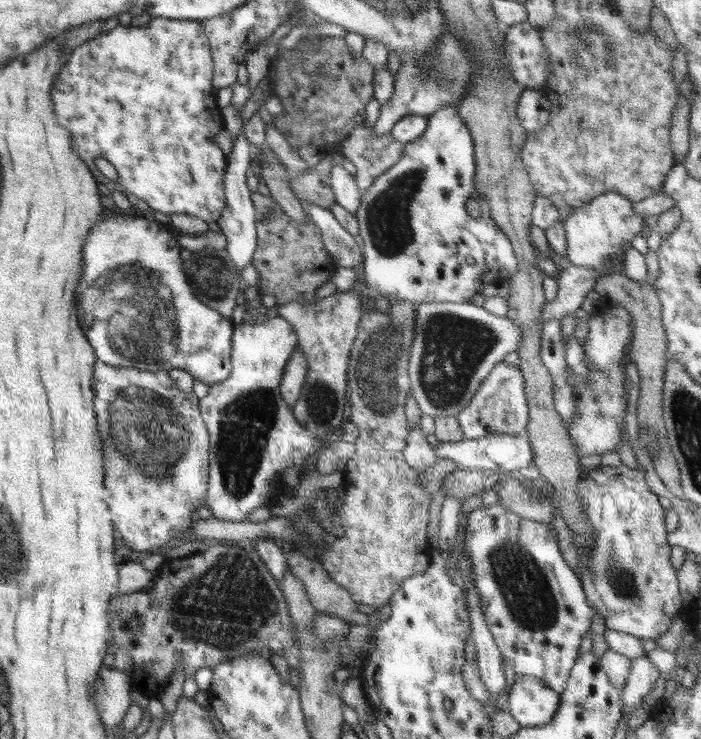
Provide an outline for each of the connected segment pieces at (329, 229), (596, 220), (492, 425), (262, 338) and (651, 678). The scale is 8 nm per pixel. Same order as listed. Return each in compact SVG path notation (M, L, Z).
M304 203L303 206L321 231L322 245L337 267L361 271L365 261L364 250L358 247L353 235L338 223L330 208L312 203Z
M618 193L601 194L599 197L592 199L589 203L574 209L564 224L567 239L565 263L592 270L609 270L609 266L611 266L609 262L611 262L613 258L617 258L619 252L626 252L626 250L631 247L631 240L638 234L645 234L647 230L644 216L634 214L634 212L632 212L632 202Z
M502 361L500 362L489 374L487 378L484 378L484 381L480 384L480 387L478 387L478 390L476 391L476 394L470 399L470 402L468 403L467 407L464 407L460 413L458 413L457 419L460 423L460 428L462 429L462 433L464 433L464 438L466 439L479 439L491 434L496 433L506 433L506 434L522 434L524 432L527 432L525 428L527 427L528 421L529 421L529 410L528 403L526 400L526 389L525 389L525 381L523 380L523 373L521 372L521 369L519 366L510 366L510 364L507 364L506 362Z
M279 315L273 319L267 319L263 323L246 321L240 325L236 325L233 328L233 337L231 344L231 372L228 379L216 385L210 385L208 394L199 399L199 409L204 424L207 426L209 432L209 472L208 472L208 492L206 492L206 502L204 505L208 506L208 509L214 514L216 520L228 520L234 522L247 521L248 514L251 514L258 508L265 508L270 505L274 505L280 494L288 493L290 490L283 483L284 473L286 469L291 466L299 468L301 478L310 470L315 470L317 455L324 450L324 448L330 445L331 441L340 438L340 433L324 434L324 436L316 436L312 432L308 432L296 418L294 418L293 406L286 404L284 398L282 398L279 386L282 383L285 367L288 365L288 360L294 352L294 348L298 345L298 331L293 330L292 323L288 322L283 315Z
M646 654L632 659L631 672L620 694L624 711L629 712L638 707L642 699L652 692L655 683L662 676L663 674L646 657Z

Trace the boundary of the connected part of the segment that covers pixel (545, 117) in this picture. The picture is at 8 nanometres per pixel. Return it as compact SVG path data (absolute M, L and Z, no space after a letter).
M524 89L516 106L520 126L528 132L538 132L550 119L551 105L541 89Z

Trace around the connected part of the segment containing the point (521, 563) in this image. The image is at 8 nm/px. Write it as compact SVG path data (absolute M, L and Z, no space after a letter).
M488 505L467 516L465 548L472 561L472 577L480 607L492 638L517 674L541 678L554 692L564 692L572 665L580 653L580 642L590 630L593 609L584 594L580 578L562 558L556 531L550 523L519 518L504 505Z

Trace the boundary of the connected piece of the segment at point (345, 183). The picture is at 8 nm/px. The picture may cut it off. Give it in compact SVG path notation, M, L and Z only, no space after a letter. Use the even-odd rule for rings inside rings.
M337 161L332 167L330 178L336 203L346 208L348 212L356 214L360 206L361 194L356 186L355 177Z

